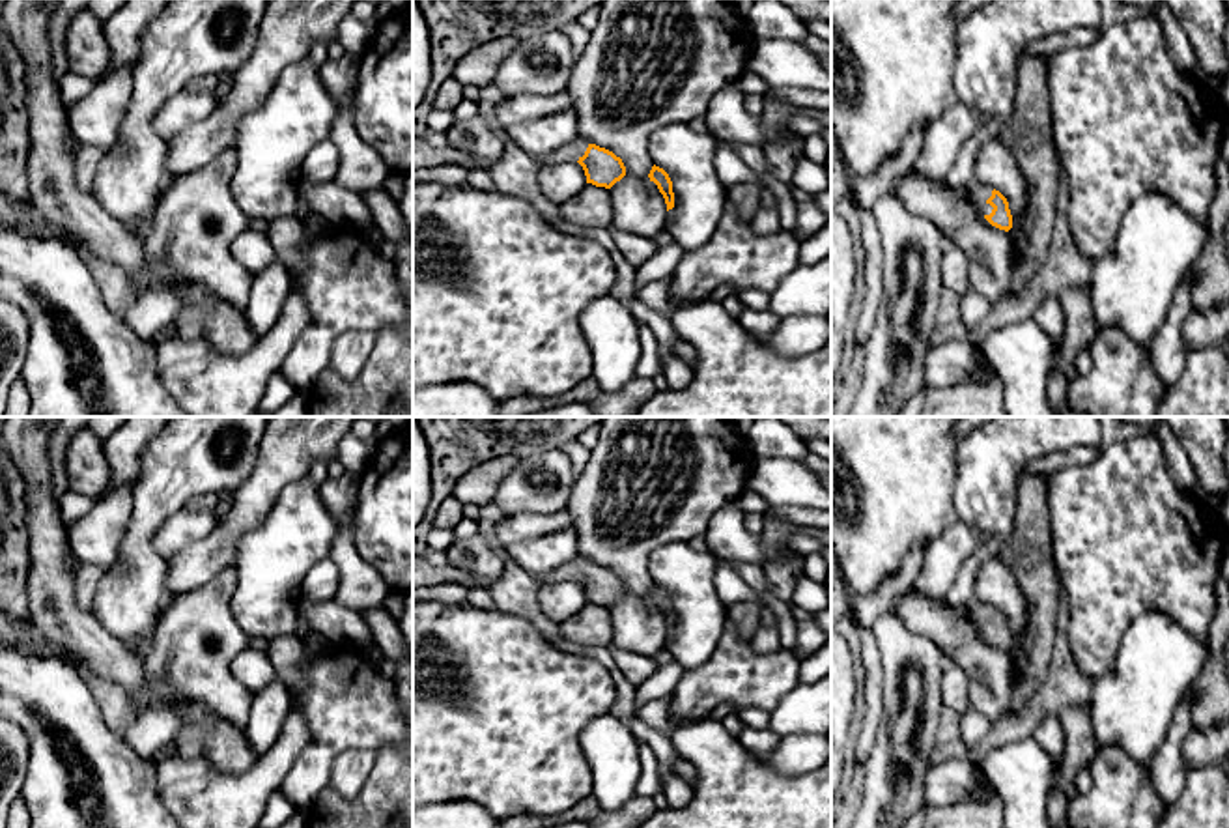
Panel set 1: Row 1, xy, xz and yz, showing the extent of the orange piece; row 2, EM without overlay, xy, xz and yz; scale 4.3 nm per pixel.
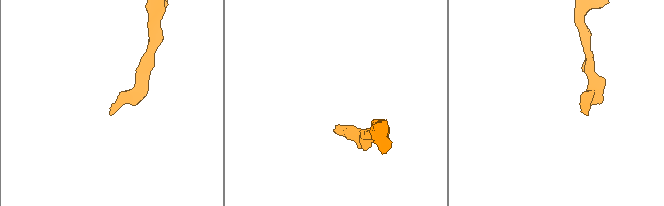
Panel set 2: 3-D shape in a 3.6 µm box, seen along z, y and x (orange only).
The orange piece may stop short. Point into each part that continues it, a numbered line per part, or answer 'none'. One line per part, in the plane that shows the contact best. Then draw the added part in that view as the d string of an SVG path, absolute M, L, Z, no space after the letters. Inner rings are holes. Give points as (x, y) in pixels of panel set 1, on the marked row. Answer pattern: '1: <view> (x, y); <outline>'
1: yz (979, 191); M977 181L971 191L969 191L969 196L973 198L975 202L975 209L979 213L979 217L988 222L984 217L992 213L992 206L986 202L990 196L992 196L992 191L994 187L988 185L988 183L981 183Z

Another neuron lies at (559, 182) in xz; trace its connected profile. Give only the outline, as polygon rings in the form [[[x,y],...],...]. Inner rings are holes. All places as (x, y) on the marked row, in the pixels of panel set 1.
[[[579,163],[542,164],[538,183],[544,196],[560,206],[583,191],[586,176]]]

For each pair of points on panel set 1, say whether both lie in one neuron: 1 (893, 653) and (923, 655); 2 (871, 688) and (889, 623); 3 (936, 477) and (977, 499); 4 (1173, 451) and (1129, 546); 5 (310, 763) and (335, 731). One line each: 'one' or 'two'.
1: one
2: two
3: two
4: two
5: one

